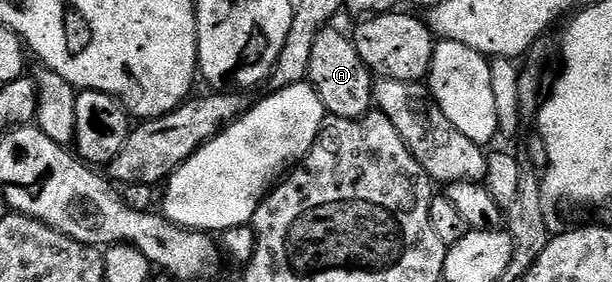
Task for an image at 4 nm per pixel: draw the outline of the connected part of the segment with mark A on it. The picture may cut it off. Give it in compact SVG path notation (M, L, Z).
M334 29L321 30L316 36L316 44L312 44L308 82L325 104L327 115L335 118L362 118L374 106L375 79L364 60L360 60L360 52L356 52L353 37Z

